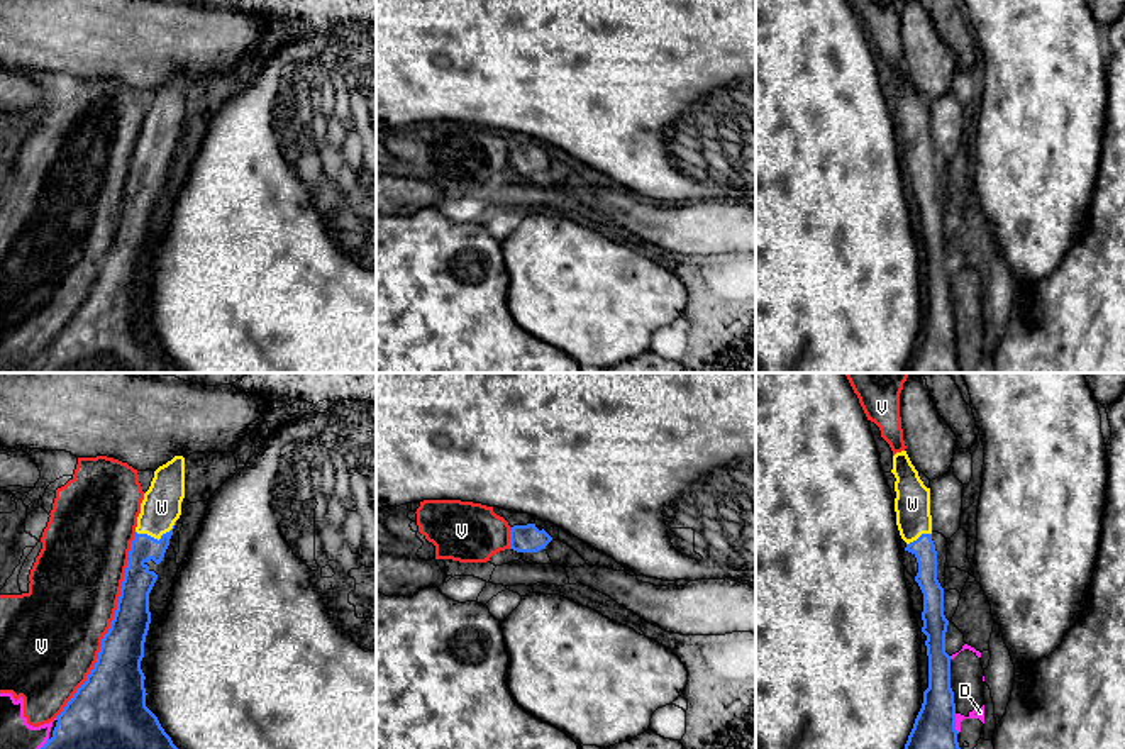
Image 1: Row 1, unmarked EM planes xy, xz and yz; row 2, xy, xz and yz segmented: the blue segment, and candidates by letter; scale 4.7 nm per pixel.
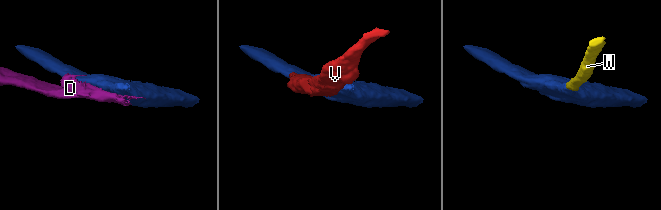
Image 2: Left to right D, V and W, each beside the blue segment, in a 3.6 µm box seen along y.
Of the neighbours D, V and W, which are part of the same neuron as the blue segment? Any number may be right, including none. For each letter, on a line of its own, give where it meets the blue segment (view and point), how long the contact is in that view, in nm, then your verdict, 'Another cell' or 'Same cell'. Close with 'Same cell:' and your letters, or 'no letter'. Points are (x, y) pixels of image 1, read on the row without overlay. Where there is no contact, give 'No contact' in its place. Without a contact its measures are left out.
D: Touches blue at yz (954, 344). Shared border 100 nm. Another cell
V: Touches blue at xy (110, 246). Shared border 950 nm. Another cell
W: Touches blue at xy (156, 160). Shared border 200 nm. Same cell
Same cell: W

